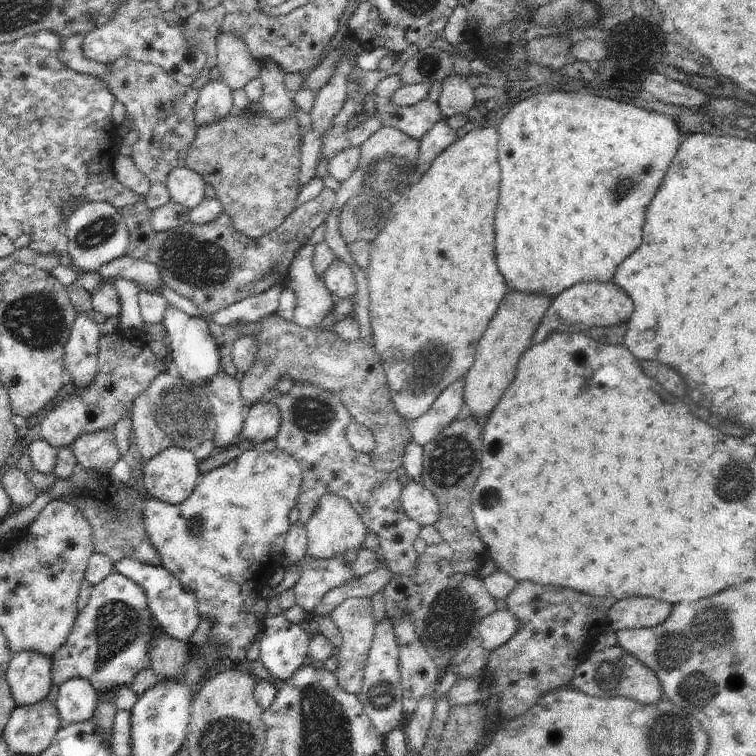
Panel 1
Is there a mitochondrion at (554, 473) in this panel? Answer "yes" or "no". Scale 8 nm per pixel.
no

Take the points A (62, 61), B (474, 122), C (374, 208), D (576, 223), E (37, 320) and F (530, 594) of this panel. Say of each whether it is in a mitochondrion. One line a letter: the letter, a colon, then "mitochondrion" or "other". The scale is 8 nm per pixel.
A: other
B: other
C: mitochondrion
D: other
E: mitochondrion
F: other

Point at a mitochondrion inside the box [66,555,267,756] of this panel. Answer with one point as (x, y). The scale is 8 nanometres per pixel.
(117, 624)

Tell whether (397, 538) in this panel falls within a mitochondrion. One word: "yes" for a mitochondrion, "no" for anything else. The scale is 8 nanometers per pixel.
no

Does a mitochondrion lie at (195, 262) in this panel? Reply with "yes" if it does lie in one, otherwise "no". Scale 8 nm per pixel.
yes

